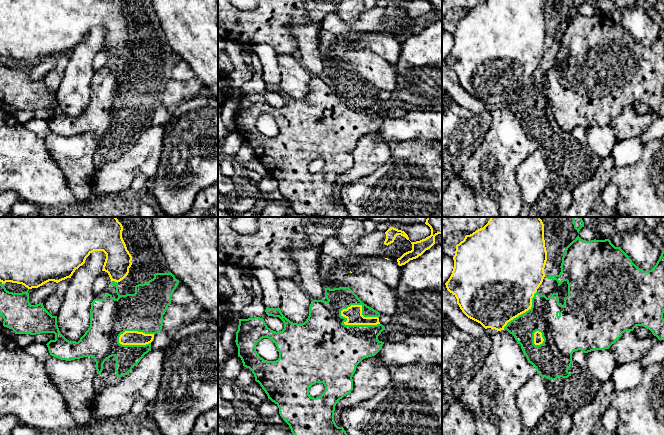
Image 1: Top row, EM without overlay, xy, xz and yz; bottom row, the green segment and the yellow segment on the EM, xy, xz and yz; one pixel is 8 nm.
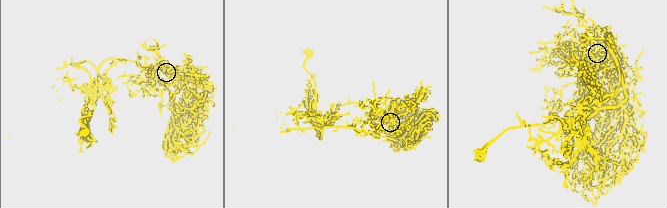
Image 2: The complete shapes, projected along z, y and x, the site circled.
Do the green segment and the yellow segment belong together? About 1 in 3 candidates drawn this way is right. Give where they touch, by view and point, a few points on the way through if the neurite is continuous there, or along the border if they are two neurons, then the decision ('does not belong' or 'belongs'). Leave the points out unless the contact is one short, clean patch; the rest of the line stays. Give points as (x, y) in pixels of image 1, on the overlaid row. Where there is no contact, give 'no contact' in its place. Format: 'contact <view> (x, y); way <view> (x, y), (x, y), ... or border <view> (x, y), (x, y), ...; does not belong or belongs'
contact xz (356, 325); does not belong

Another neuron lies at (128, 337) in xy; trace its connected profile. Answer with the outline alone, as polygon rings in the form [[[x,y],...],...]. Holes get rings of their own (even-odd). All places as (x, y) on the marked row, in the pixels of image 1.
[[[125,331],[119,337],[122,345],[146,345],[153,341],[154,334],[145,334],[138,331]]]

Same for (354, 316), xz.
[[[351,305],[341,311],[341,316],[347,319],[345,325],[377,325],[380,324],[378,317],[364,317],[362,305]]]

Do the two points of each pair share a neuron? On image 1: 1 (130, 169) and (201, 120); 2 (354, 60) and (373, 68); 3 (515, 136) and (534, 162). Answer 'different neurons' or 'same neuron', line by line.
1: different neurons
2: same neuron
3: different neurons

